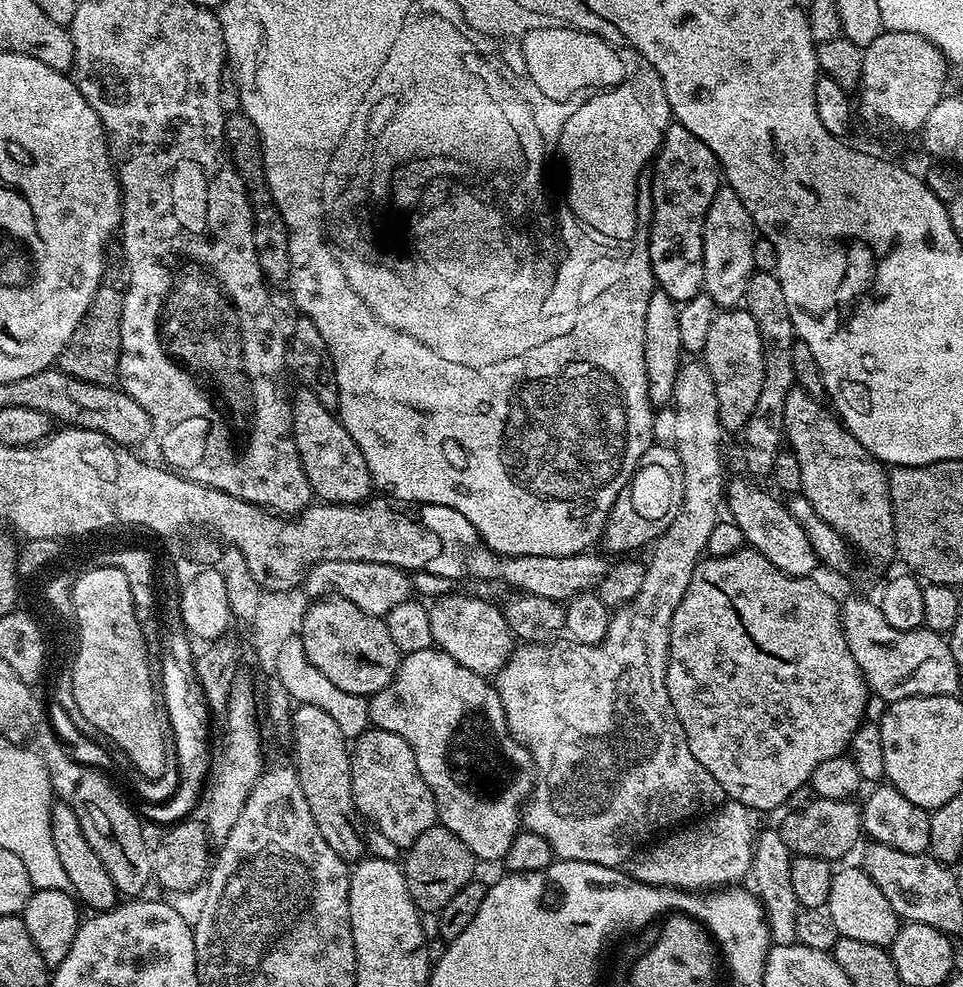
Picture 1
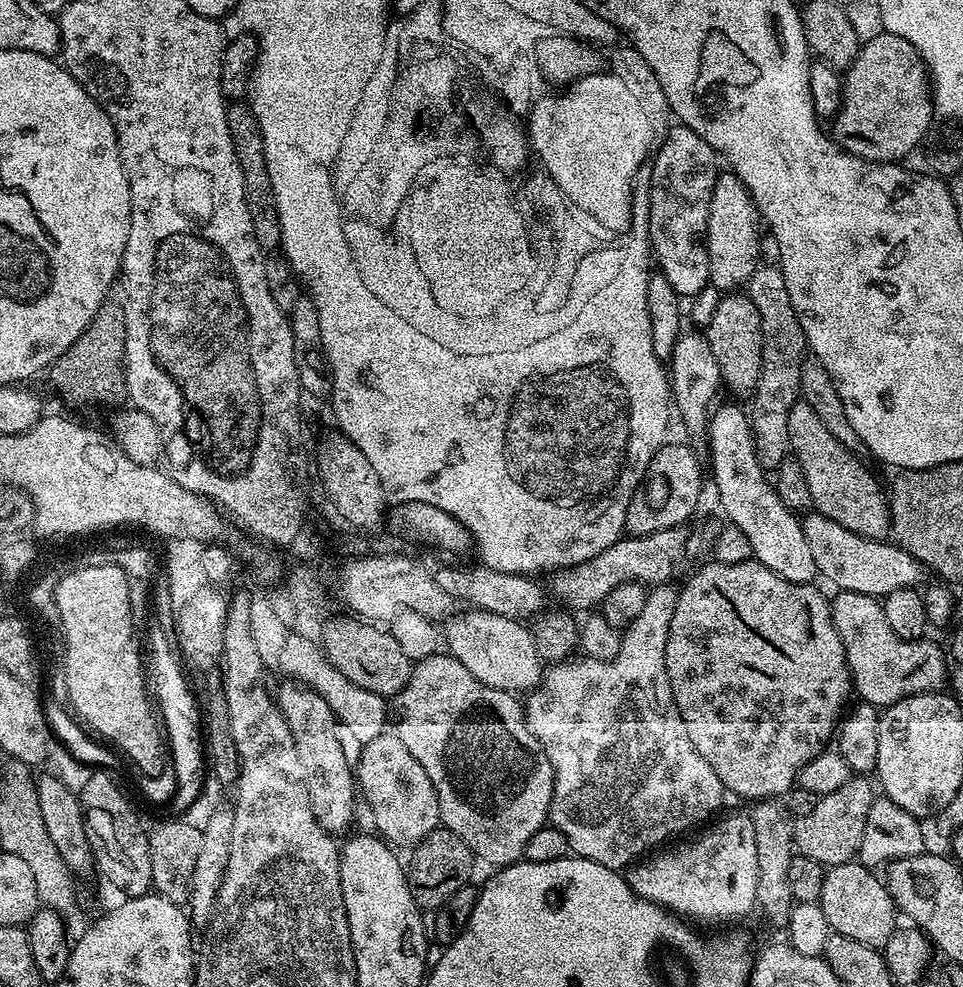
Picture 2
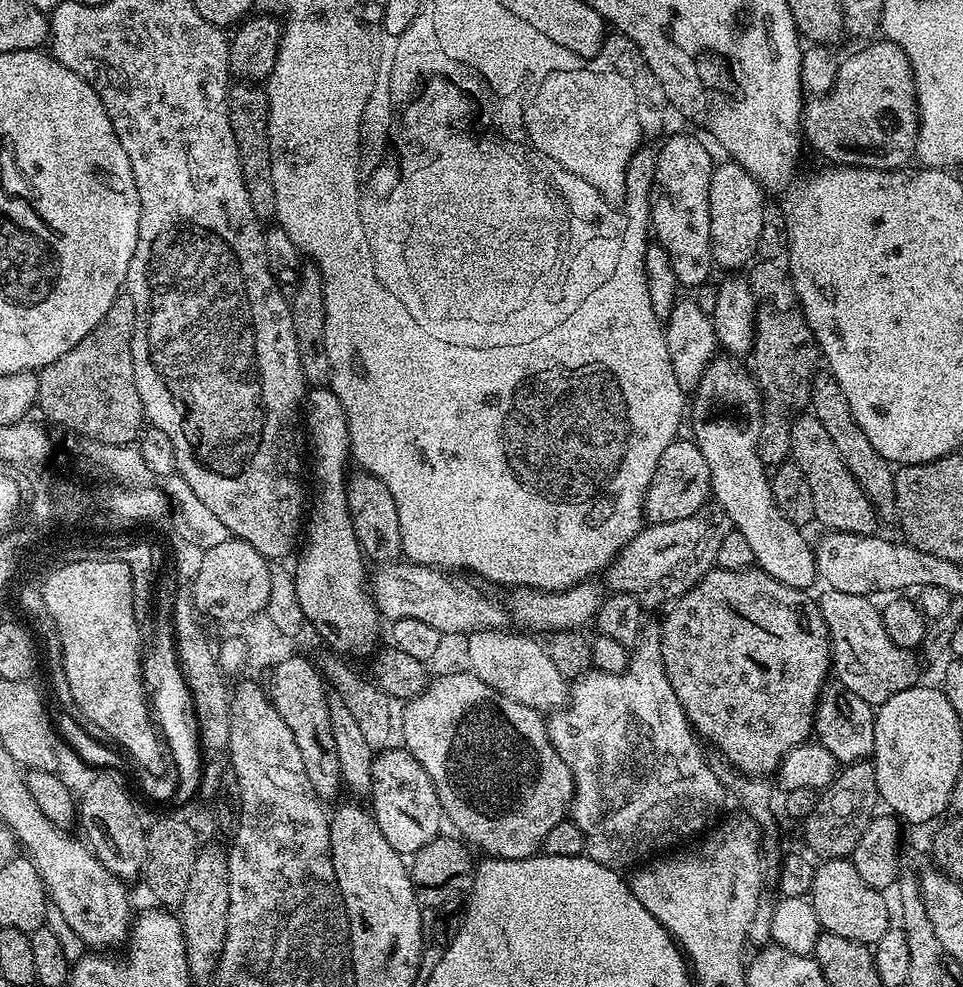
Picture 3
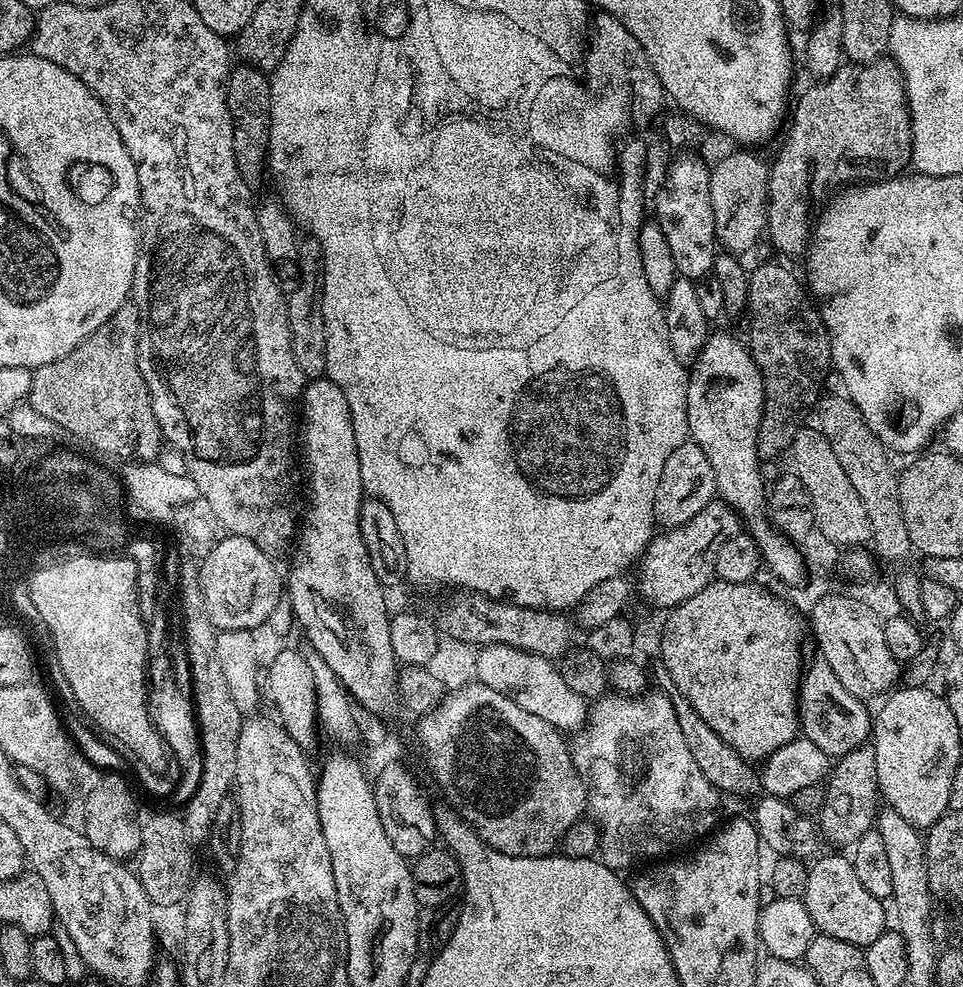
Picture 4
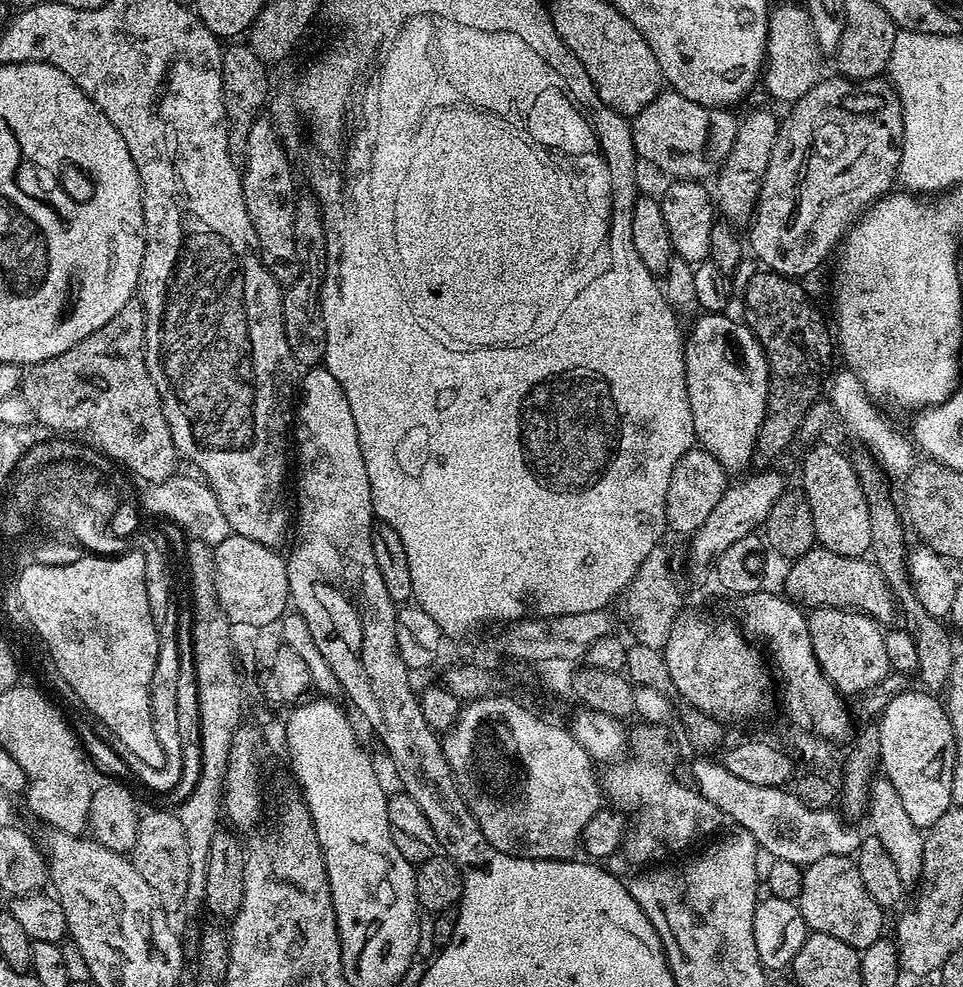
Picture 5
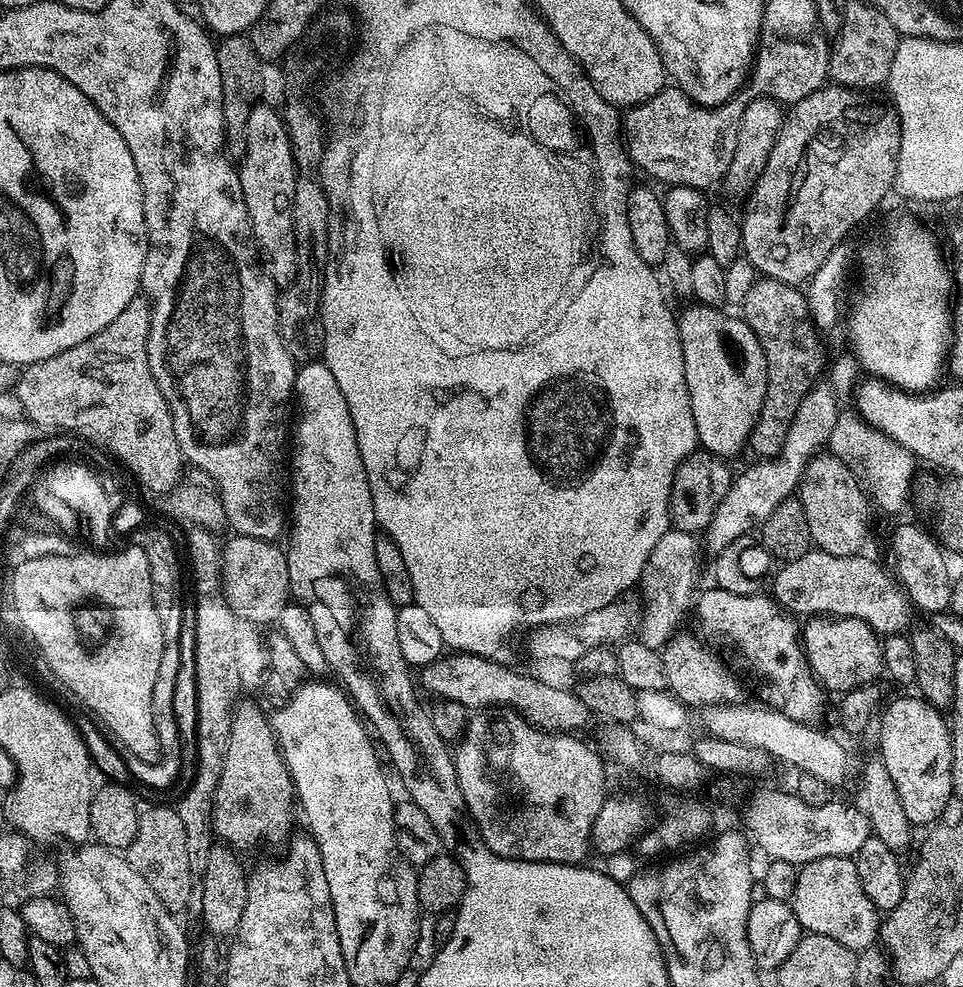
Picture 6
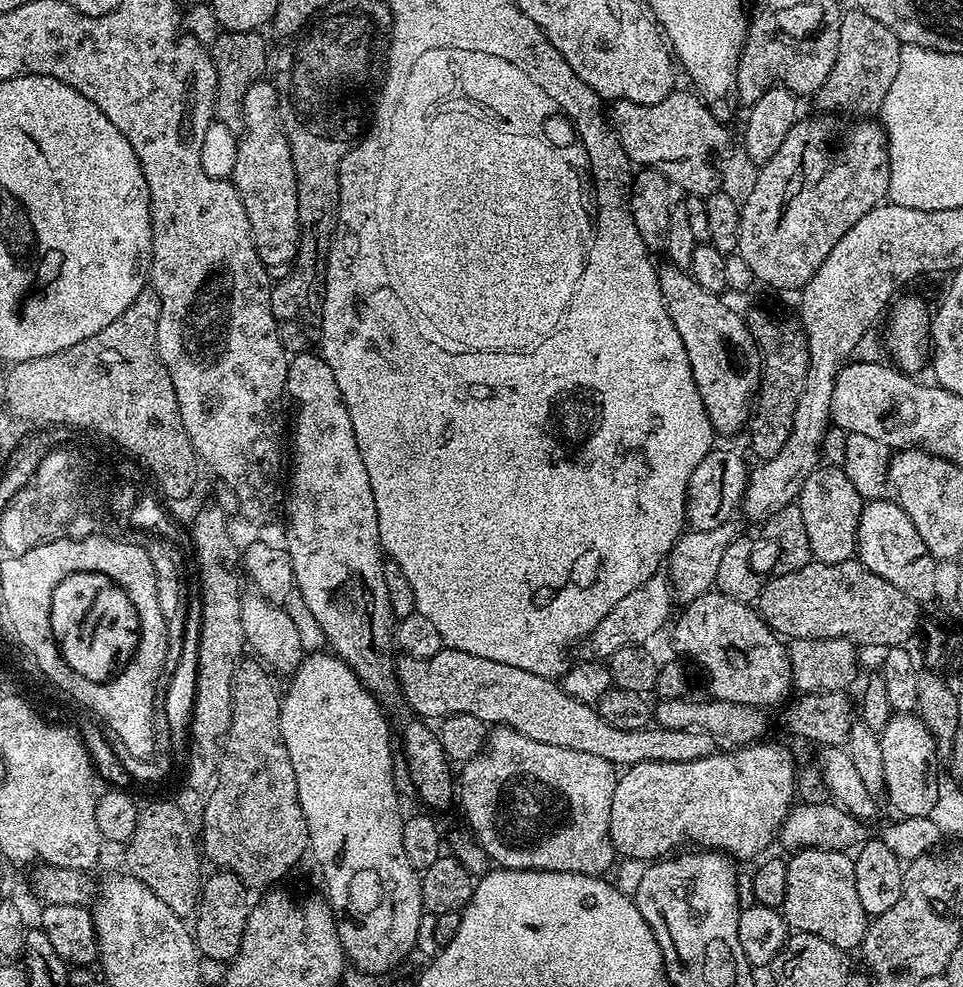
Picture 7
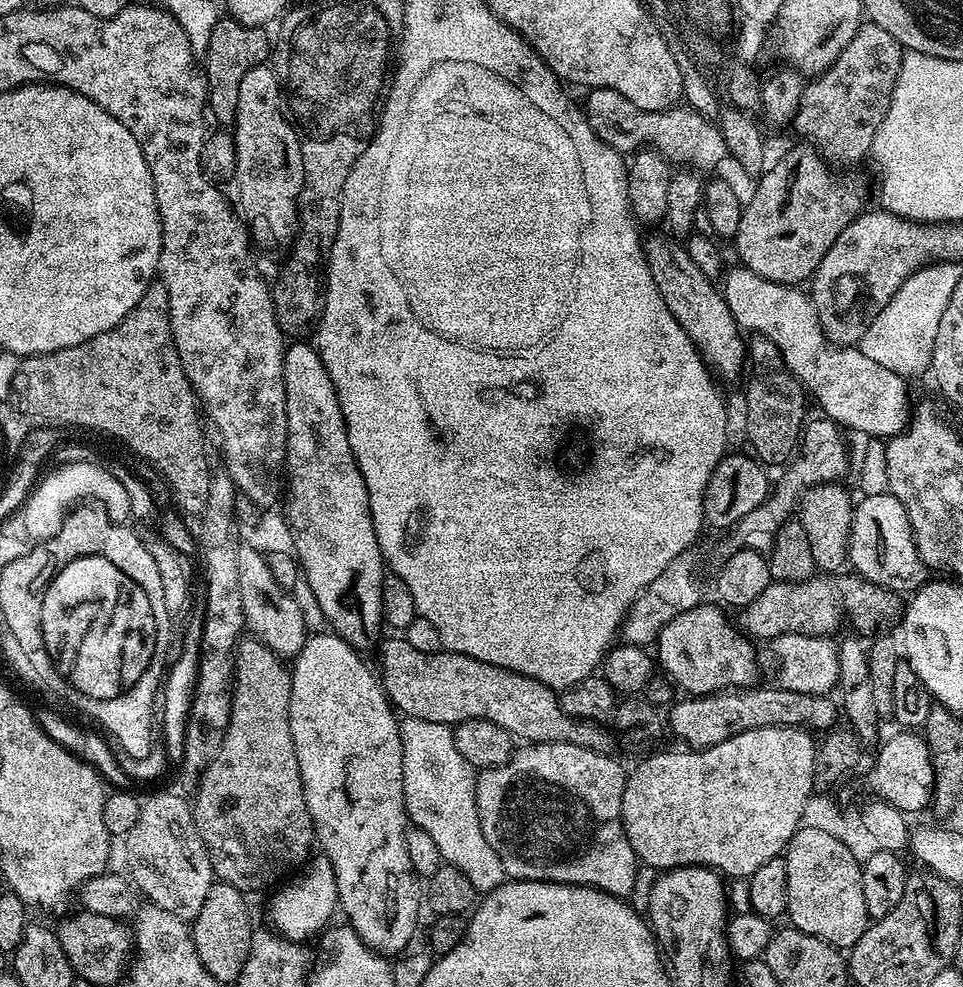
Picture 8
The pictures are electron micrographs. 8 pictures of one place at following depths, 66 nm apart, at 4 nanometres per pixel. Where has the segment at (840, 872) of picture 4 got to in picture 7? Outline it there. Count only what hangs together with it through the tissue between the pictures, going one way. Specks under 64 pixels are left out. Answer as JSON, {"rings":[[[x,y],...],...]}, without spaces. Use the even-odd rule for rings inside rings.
{"rings":[[[801,848],[787,857],[784,919],[789,929],[809,932],[826,938],[845,950],[859,949],[864,942],[870,918],[858,902],[858,886],[854,886],[854,859],[847,851],[824,848]]]}

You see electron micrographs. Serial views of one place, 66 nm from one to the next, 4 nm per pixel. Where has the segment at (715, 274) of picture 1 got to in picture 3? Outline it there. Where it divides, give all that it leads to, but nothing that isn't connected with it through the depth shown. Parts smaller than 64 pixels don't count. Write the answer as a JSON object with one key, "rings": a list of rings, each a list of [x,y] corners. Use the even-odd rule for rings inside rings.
{"rings":[[[735,162],[717,163],[710,178],[710,242],[712,259],[724,270],[740,270],[753,259],[760,235],[764,232],[765,189],[756,179]]]}

